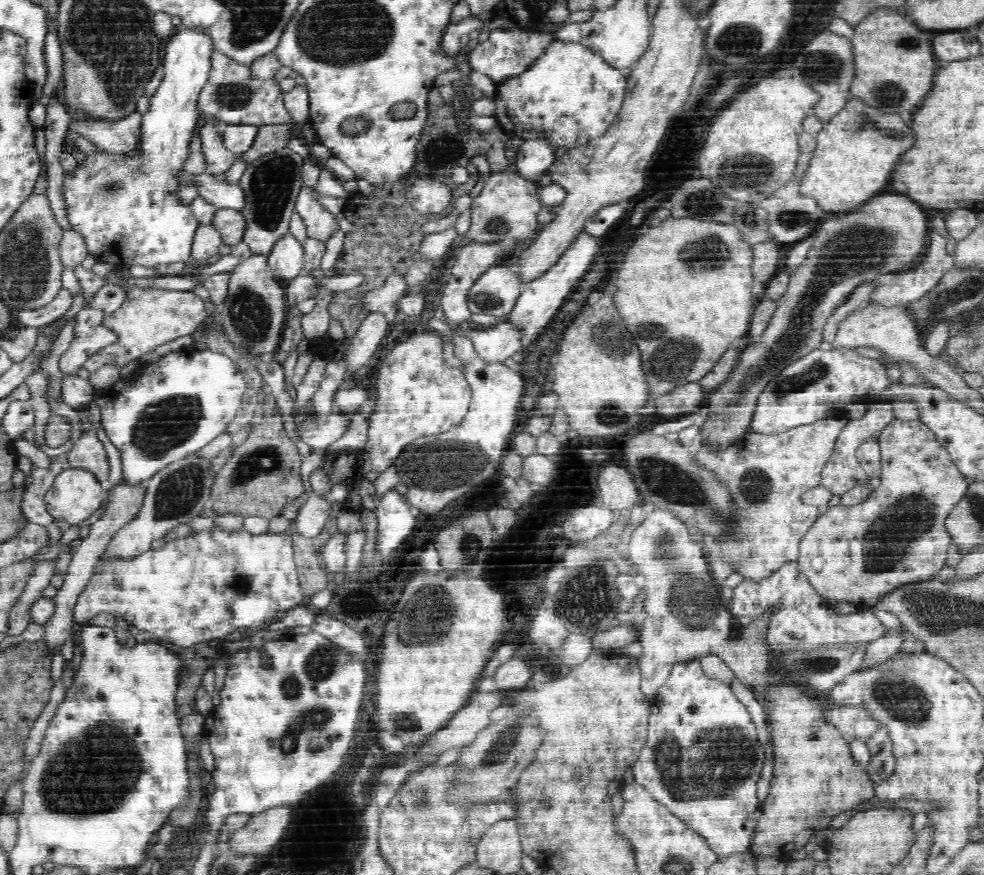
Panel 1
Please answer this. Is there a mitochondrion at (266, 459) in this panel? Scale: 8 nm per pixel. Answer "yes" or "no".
yes

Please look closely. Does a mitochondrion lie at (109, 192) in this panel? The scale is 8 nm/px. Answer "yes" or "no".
yes

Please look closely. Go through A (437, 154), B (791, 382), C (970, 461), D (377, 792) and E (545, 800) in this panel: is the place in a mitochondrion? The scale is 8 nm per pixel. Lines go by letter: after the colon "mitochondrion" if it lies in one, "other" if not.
A: mitochondrion
B: mitochondrion
C: other
D: other
E: mitochondrion

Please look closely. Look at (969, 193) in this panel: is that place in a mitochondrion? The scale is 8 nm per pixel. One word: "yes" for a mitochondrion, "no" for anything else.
no

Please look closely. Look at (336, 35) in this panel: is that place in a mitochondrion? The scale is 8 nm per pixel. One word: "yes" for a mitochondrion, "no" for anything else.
yes

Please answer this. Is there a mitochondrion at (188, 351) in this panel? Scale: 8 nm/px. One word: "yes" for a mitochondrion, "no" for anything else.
no

